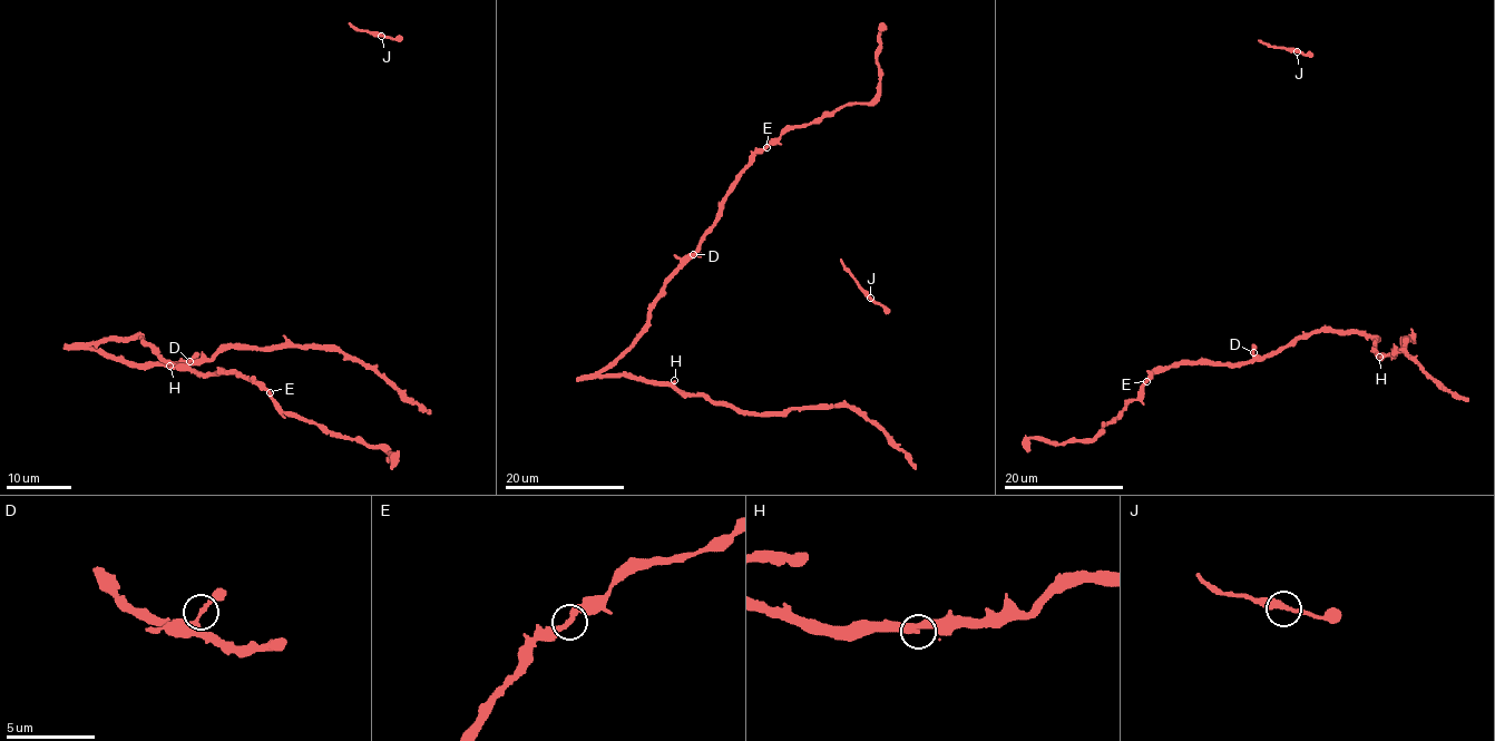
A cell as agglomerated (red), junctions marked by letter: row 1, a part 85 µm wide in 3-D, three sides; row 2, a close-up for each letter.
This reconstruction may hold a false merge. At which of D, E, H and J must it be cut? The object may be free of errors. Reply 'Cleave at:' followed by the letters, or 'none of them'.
Cleave at: none of them

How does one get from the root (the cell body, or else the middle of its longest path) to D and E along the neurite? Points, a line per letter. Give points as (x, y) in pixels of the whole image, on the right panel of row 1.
D: (1378, 352), (1370, 337), (1331, 331), (1305, 332), (1292, 343), (1262, 357), (1253, 352)
E: (1378, 352), (1370, 337), (1357, 332), (1312, 331), (1248, 362), (1172, 364), (1158, 369), (1146, 381)

